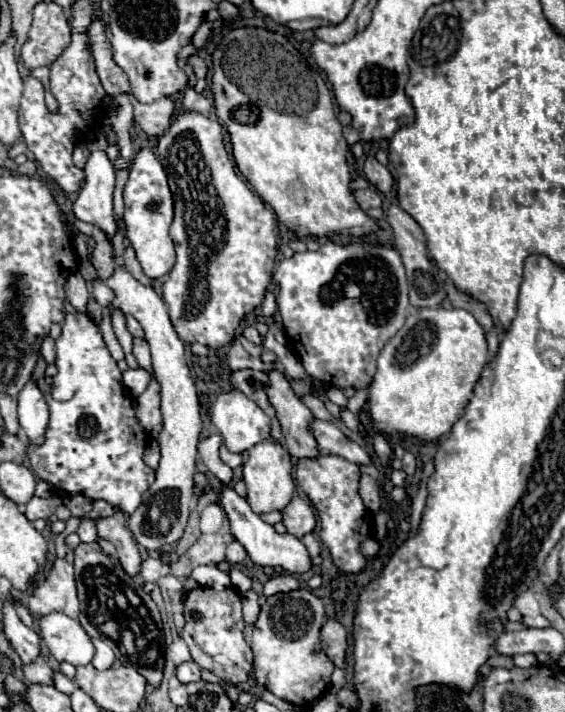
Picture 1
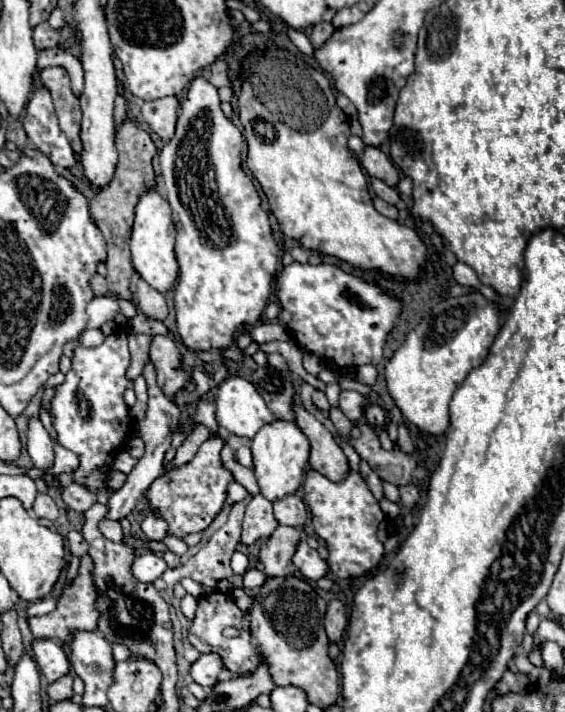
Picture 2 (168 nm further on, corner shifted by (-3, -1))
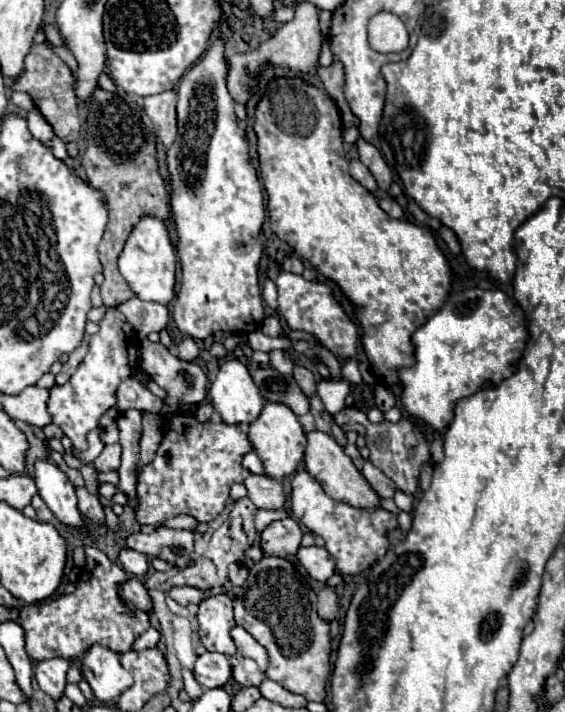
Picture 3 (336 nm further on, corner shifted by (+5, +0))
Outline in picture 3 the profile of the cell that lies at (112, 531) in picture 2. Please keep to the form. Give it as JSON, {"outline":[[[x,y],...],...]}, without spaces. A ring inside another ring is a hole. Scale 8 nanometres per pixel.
{"outline":[[[84,486],[76,488],[76,494],[78,494],[78,508],[80,508],[82,516],[92,520],[94,524],[104,524],[104,508],[102,508],[98,496],[90,494]]]}

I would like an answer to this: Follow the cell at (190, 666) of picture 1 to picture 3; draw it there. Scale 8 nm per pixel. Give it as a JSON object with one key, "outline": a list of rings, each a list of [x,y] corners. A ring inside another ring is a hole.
{"outline":[[[204,652],[194,666],[194,676],[204,688],[224,686],[232,676],[232,666],[228,662],[228,656],[220,652]]]}

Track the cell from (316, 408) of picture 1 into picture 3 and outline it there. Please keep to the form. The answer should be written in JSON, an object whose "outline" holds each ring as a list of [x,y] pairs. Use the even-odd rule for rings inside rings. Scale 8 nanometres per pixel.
{"outline":[[[296,364],[296,366],[294,366],[292,376],[294,376],[294,380],[300,384],[300,388],[306,392],[306,396],[308,396],[308,398],[312,398],[312,396],[314,396],[314,392],[316,392],[316,380],[314,380],[314,374],[312,374],[306,366]]]}

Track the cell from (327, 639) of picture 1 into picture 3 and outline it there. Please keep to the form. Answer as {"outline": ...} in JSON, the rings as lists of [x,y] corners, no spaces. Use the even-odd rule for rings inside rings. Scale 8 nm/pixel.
{"outline":[[[324,586],[318,592],[318,614],[324,620],[334,620],[336,612],[338,612],[338,594],[332,586]]]}

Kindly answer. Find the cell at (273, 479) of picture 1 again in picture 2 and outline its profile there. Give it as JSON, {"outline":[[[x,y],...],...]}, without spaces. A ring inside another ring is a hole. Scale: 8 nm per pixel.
{"outline":[[[274,421],[270,425],[264,425],[252,439],[252,459],[254,459],[254,475],[260,487],[260,493],[268,501],[284,499],[286,495],[294,495],[296,489],[302,483],[304,467],[308,463],[308,439],[306,435],[296,427],[296,423],[290,421]]]}

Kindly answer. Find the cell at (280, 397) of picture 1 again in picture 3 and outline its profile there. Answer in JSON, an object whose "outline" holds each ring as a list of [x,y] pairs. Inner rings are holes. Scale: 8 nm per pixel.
{"outline":[[[306,432],[306,438],[308,438],[308,446],[304,452],[306,470],[310,472],[310,476],[314,476],[320,482],[320,486],[324,488],[324,492],[330,498],[334,498],[338,502],[346,502],[354,508],[366,508],[366,510],[380,508],[380,496],[372,490],[372,486],[366,482],[362,472],[352,464],[352,460],[344,454],[342,446],[338,446],[330,434]]]}

